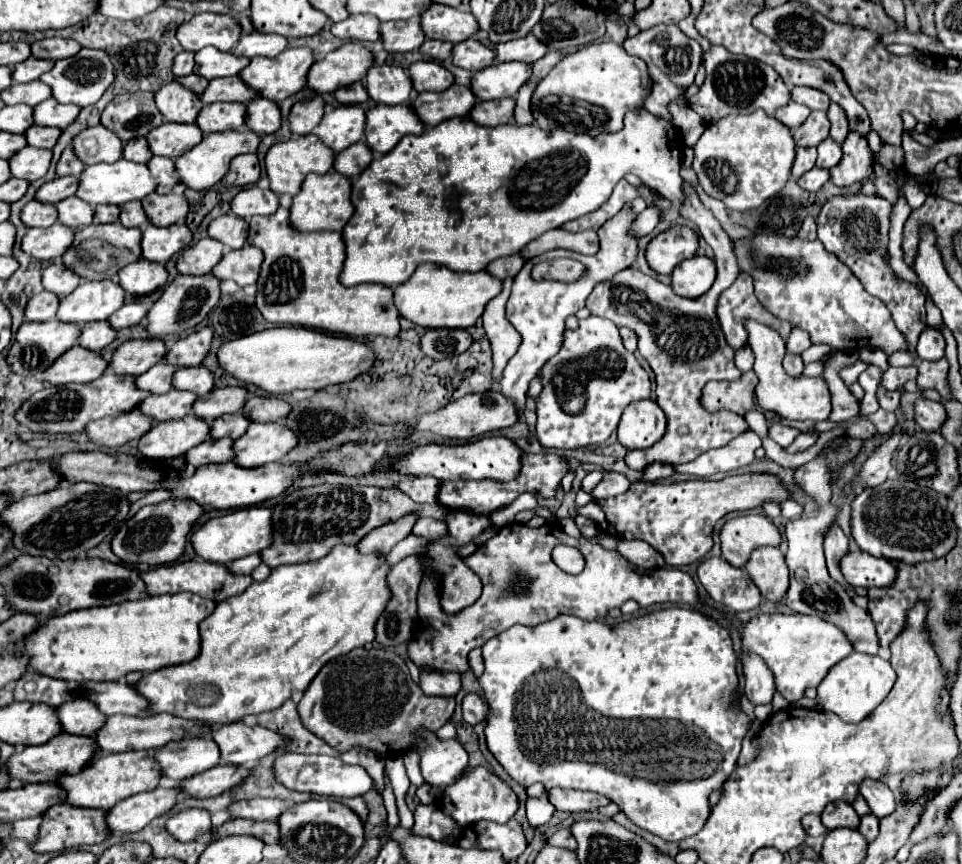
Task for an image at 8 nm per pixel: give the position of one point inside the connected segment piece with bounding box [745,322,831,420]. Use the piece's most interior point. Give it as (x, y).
(802, 398)

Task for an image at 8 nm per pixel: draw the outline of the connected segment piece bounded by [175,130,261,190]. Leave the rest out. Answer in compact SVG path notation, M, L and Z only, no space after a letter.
M251 130L245 132L215 132L209 134L201 140L201 144L197 144L193 150L185 152L181 158L175 160L177 164L177 172L181 176L181 182L187 184L193 190L207 190L213 184L217 184L225 172L229 170L229 162L237 156L237 154L245 154L245 152L257 152L257 146L261 144L261 136L257 136Z

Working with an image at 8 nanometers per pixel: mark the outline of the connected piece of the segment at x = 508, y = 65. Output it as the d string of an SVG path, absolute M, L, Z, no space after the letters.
M497 62L473 74L471 90L479 100L515 98L517 90L529 80L531 66L525 62Z

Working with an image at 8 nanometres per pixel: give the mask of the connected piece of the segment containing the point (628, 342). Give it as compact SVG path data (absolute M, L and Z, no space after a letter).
M623 326L619 332L621 332L621 338L623 338L625 348L627 348L629 352L635 352L635 350L637 350L637 334L635 334L633 330L625 328L625 326Z

